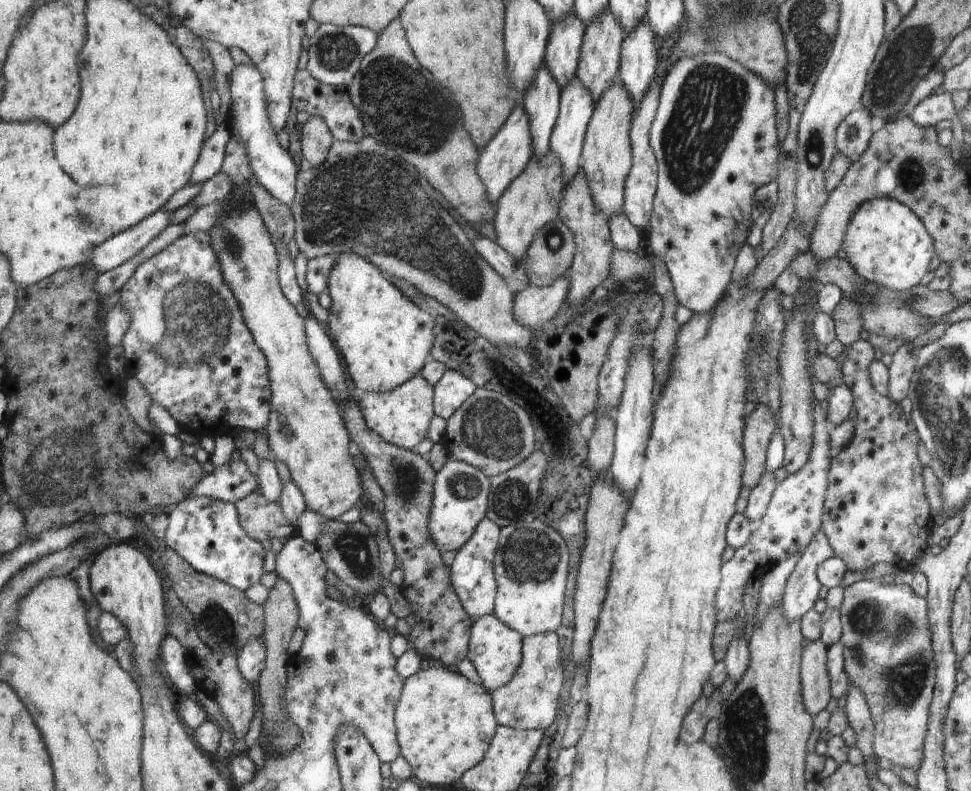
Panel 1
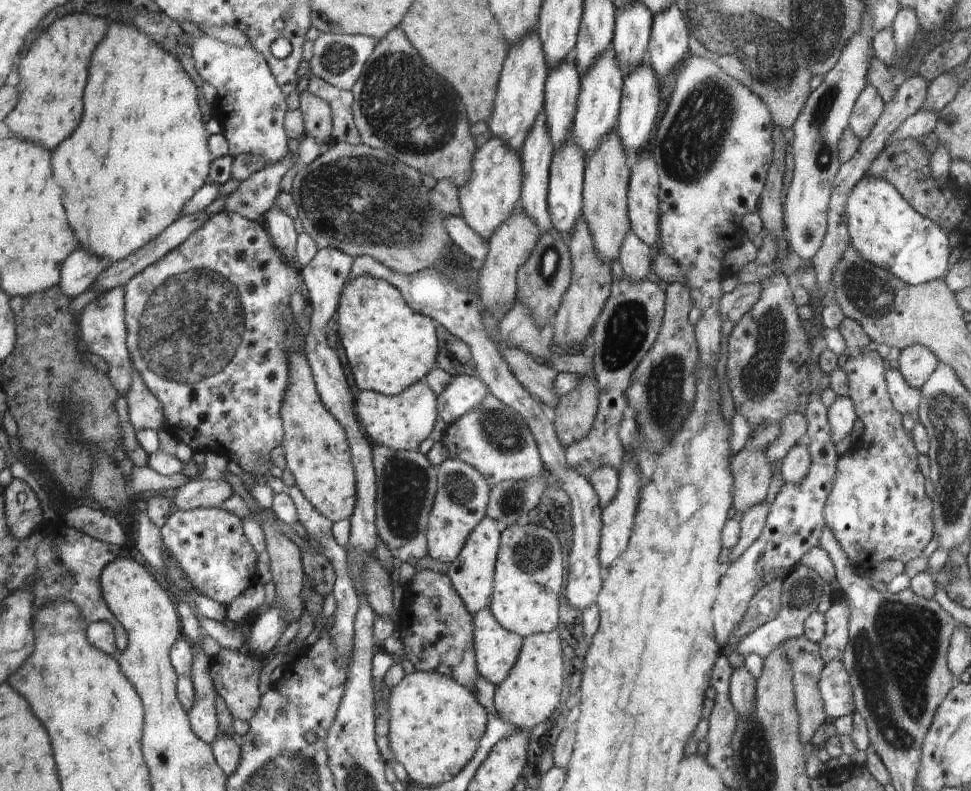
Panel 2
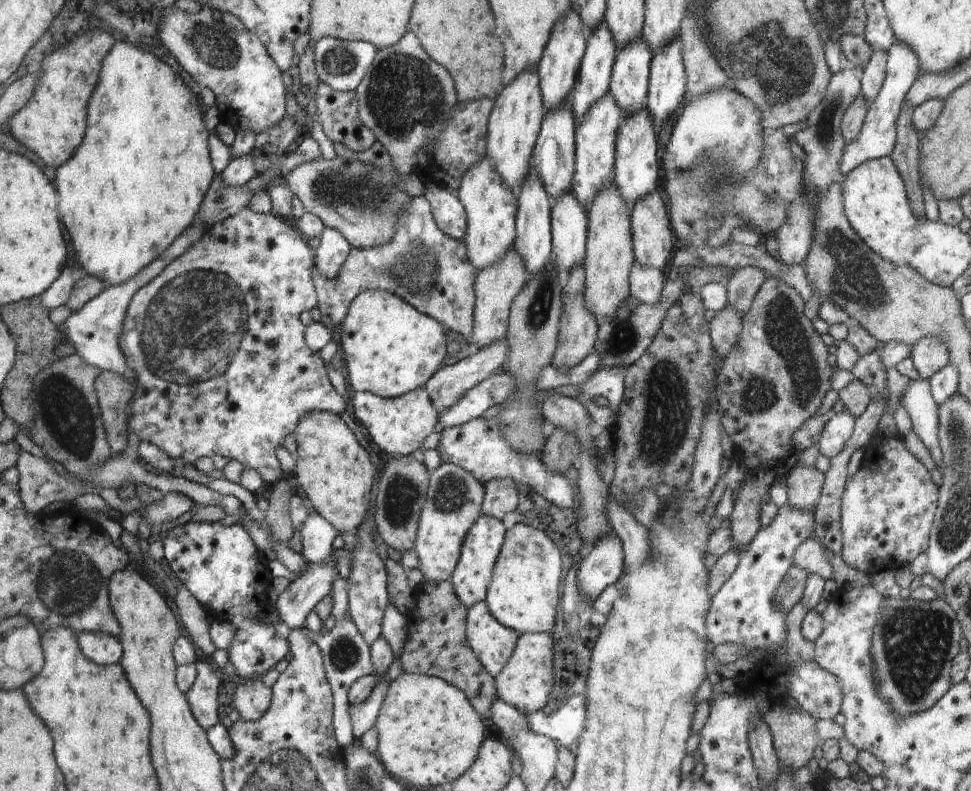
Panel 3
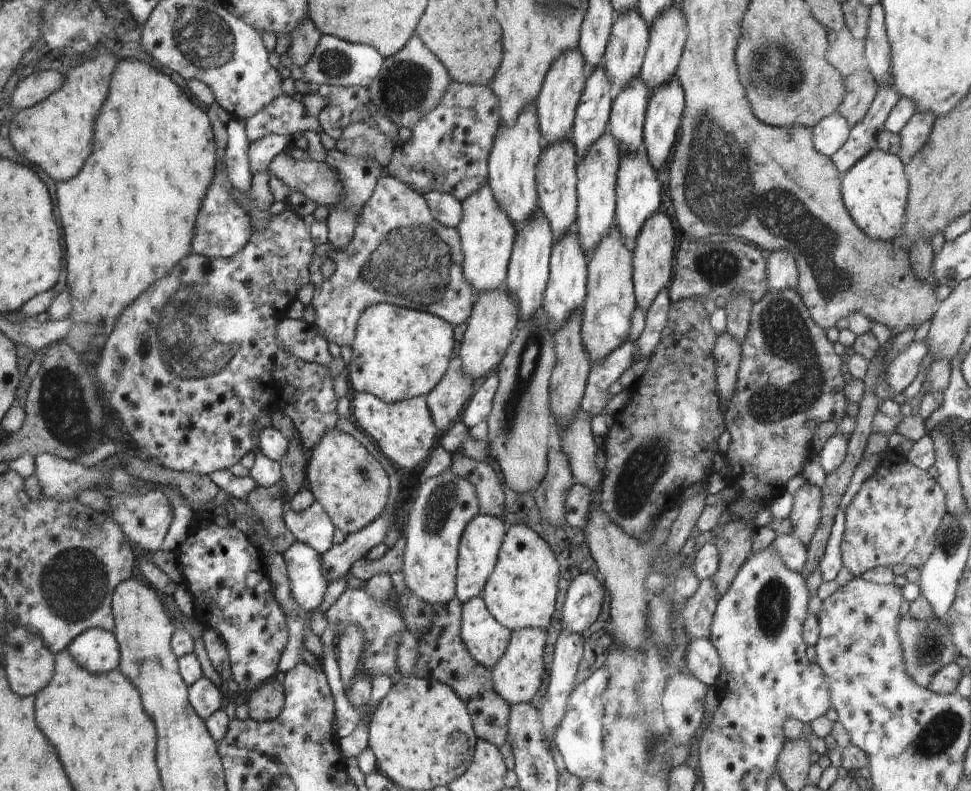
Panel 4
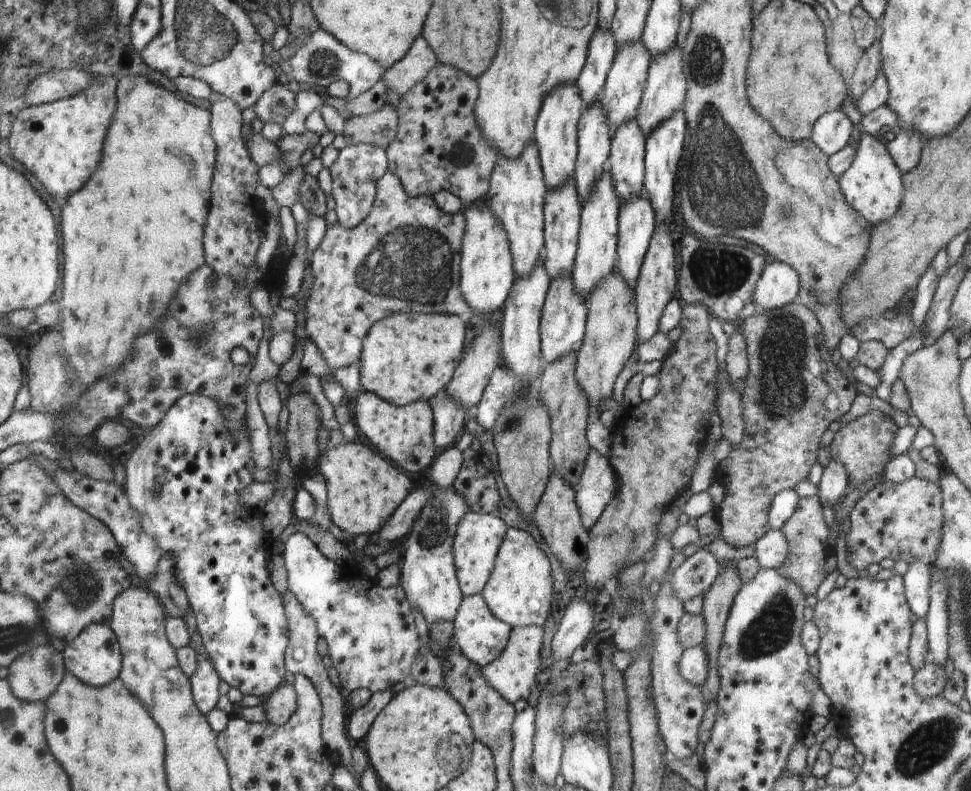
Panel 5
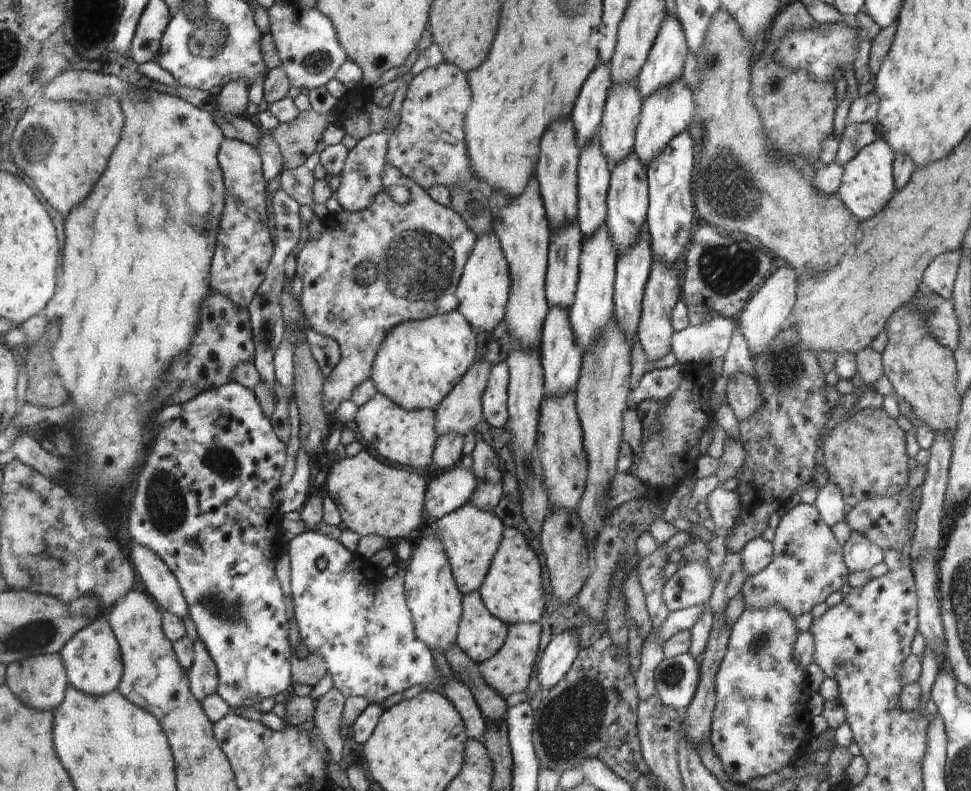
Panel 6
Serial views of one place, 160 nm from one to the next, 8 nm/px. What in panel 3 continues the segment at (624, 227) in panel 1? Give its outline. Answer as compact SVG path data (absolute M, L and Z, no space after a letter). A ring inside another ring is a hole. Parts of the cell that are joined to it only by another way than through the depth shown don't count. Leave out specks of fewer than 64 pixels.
M638 261L631 266L630 294L641 303L654 304L661 295L664 286L662 270Z

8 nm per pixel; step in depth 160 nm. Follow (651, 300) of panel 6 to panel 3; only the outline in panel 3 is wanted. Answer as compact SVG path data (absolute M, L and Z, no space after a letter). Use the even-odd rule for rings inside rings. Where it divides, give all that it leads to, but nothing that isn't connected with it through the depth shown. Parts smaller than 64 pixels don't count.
M658 189L636 200L631 219L636 260L662 270L672 252L672 230L666 204Z

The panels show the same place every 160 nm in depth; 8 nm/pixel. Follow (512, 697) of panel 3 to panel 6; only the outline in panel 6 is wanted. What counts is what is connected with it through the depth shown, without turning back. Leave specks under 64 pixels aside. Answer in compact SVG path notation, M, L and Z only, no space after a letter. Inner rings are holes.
M540 623L511 624L508 628L506 642L502 644L500 650L494 656L488 658L488 661L480 664L482 680L502 698L507 699L514 692L526 691L528 680L532 676L532 668L536 664L536 656L538 656L538 642L540 642L540 634L542 634L540 625Z

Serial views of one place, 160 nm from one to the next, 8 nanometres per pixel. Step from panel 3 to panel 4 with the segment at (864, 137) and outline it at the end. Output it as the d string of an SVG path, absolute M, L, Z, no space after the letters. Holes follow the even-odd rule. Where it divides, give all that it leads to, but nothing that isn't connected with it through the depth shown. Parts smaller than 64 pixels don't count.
M892 74L877 87L876 96L867 110L866 116L855 124L849 132L846 142L832 156L832 162L842 176L872 149L877 148L877 133L884 129L885 120L900 100L901 94L895 89Z

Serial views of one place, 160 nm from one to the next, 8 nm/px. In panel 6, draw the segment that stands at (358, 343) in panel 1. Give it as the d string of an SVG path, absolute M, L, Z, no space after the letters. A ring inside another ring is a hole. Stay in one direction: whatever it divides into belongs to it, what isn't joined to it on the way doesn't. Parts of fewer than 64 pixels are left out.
M459 311L424 320L402 322L380 346L371 380L377 393L384 394L403 410L435 410L463 380L476 356L476 334Z

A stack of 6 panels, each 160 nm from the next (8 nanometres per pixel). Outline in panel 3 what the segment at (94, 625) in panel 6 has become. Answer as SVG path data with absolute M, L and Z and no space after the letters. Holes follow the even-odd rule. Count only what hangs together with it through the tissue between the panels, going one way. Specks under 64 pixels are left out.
M81 633L83 651L90 660L101 665L121 663L125 646L121 639L106 633Z

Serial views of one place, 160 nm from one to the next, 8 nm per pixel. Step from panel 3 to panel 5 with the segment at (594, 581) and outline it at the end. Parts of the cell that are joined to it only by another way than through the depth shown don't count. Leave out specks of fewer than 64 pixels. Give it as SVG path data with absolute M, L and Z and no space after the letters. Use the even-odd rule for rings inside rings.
M574 598L568 603L551 640L553 655L548 658L548 662L568 658L578 647L582 647L593 628L593 615L592 604L584 599Z

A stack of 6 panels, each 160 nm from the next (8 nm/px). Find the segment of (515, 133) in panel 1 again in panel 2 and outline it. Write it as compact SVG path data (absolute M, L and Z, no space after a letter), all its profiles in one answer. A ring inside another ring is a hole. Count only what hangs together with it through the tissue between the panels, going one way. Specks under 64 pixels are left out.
M492 136L474 156L473 172L469 183L459 190L459 203L467 225L488 240L515 213L522 199L523 162L521 152L516 152L500 137Z

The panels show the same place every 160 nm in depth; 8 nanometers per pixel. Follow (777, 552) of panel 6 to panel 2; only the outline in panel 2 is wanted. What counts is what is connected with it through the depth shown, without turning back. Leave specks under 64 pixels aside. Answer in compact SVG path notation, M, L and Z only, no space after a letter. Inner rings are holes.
M805 438L799 440L784 455L780 472L785 483L804 481L811 468L811 453Z

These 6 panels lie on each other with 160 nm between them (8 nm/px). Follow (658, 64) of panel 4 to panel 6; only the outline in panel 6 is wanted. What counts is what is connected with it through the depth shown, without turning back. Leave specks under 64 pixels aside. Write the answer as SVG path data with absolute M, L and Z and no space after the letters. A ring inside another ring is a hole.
M680 76L643 99L642 120L639 122L639 129L636 130L635 146L632 152L637 154L645 166L648 166L666 149L672 138L678 136L683 130L688 130L695 117L693 90Z

